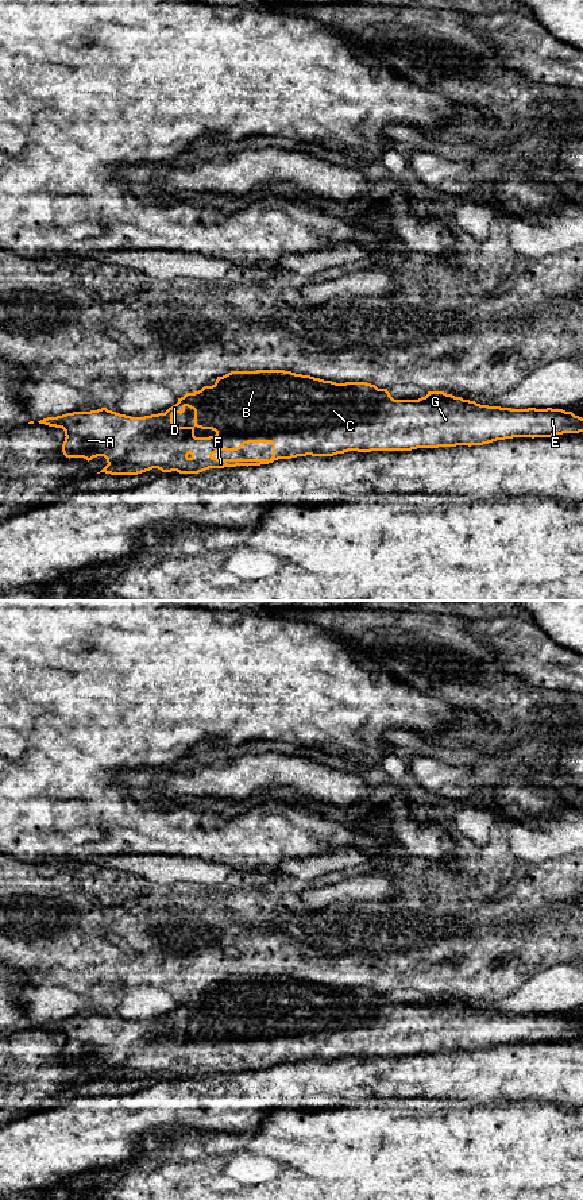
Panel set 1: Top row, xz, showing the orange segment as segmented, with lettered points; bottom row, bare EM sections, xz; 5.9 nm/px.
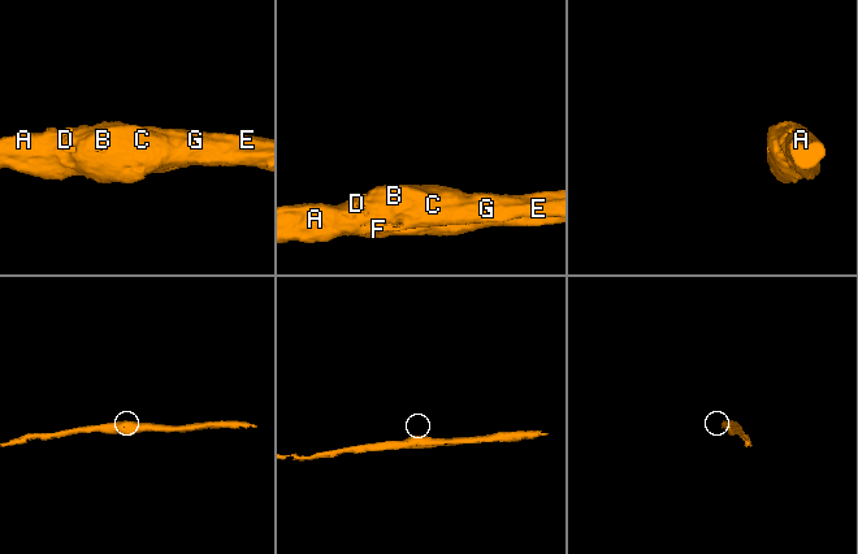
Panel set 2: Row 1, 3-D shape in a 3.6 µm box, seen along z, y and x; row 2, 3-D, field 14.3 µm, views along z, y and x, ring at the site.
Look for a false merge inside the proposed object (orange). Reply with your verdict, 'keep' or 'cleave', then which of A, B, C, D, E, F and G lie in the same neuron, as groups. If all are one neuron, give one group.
keep; A B C D E F G

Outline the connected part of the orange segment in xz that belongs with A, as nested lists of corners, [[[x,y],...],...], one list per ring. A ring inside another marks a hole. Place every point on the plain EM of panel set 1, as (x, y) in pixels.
[[[256,975],[256,976],[231,976],[223,981],[217,981],[216,987],[212,991],[204,991],[201,995],[194,998],[186,998],[184,1002],[178,1003],[178,1007],[169,1012],[165,1018],[144,1020],[144,1022],[131,1022],[120,1019],[107,1012],[101,1012],[90,1016],[73,1016],[57,1022],[47,1022],[39,1029],[49,1031],[62,1033],[65,1035],[65,1046],[62,1049],[62,1057],[66,1062],[84,1062],[88,1066],[97,1061],[104,1061],[107,1064],[107,1070],[100,1076],[111,1080],[138,1080],[152,1073],[158,1073],[162,1077],[177,1076],[179,1079],[198,1079],[209,1073],[224,1073],[224,1072],[236,1072],[236,1070],[260,1070],[269,1069],[278,1064],[292,1064],[297,1061],[333,1061],[337,1058],[344,1058],[348,1056],[358,1057],[371,1057],[371,1056],[412,1056],[417,1053],[439,1053],[439,1052],[456,1052],[456,1050],[483,1050],[497,1045],[513,1043],[513,1042],[552,1042],[563,1038],[579,1038],[583,1037],[583,1023],[575,1020],[572,1016],[565,1016],[563,1014],[511,1014],[501,1011],[489,1011],[480,1010],[475,1006],[463,1004],[462,1002],[455,1002],[444,996],[428,996],[425,1002],[418,1004],[394,1004],[387,993],[378,993],[375,989],[367,987],[345,987],[336,988],[332,985],[324,985],[310,980],[296,979],[285,975]],[[185,1012],[194,1015],[194,1030],[193,1031],[174,1031],[173,1019],[185,1016]],[[194,1033],[212,1034],[216,1037],[215,1041],[209,1042],[196,1042]],[[248,1047],[271,1047],[273,1049],[273,1061],[270,1064],[217,1064],[213,1060],[219,1056],[238,1056]]]

